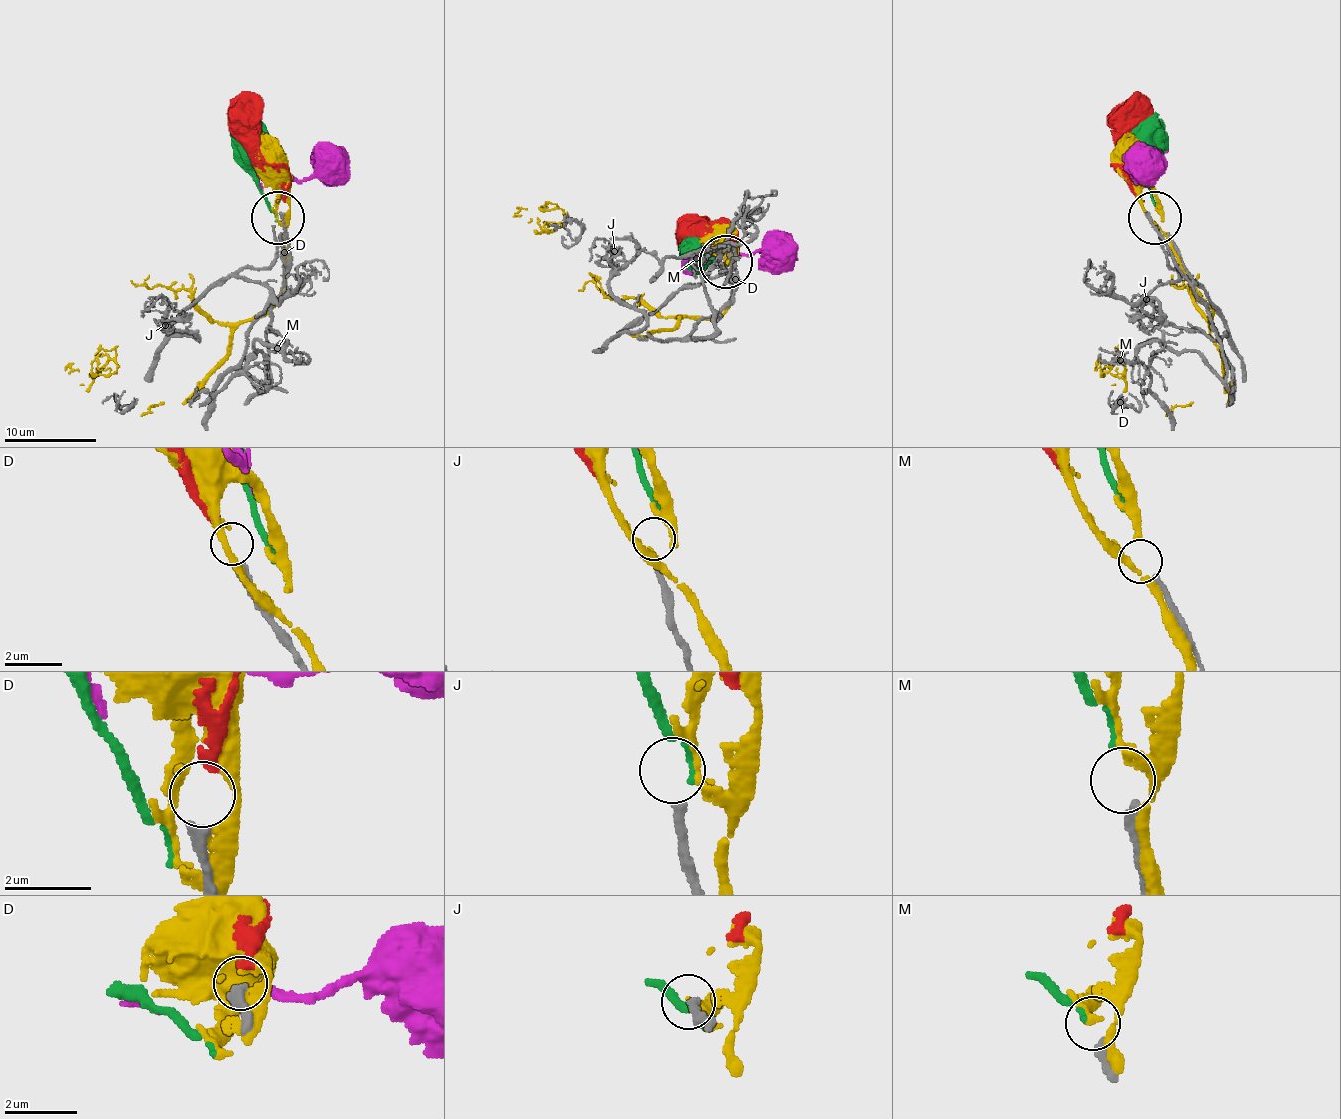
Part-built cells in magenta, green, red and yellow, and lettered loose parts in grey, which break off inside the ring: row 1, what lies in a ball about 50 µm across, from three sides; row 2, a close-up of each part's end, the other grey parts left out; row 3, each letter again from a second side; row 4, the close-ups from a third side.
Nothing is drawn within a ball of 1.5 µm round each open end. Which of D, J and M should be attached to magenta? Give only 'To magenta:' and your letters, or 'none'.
To magenta: none

